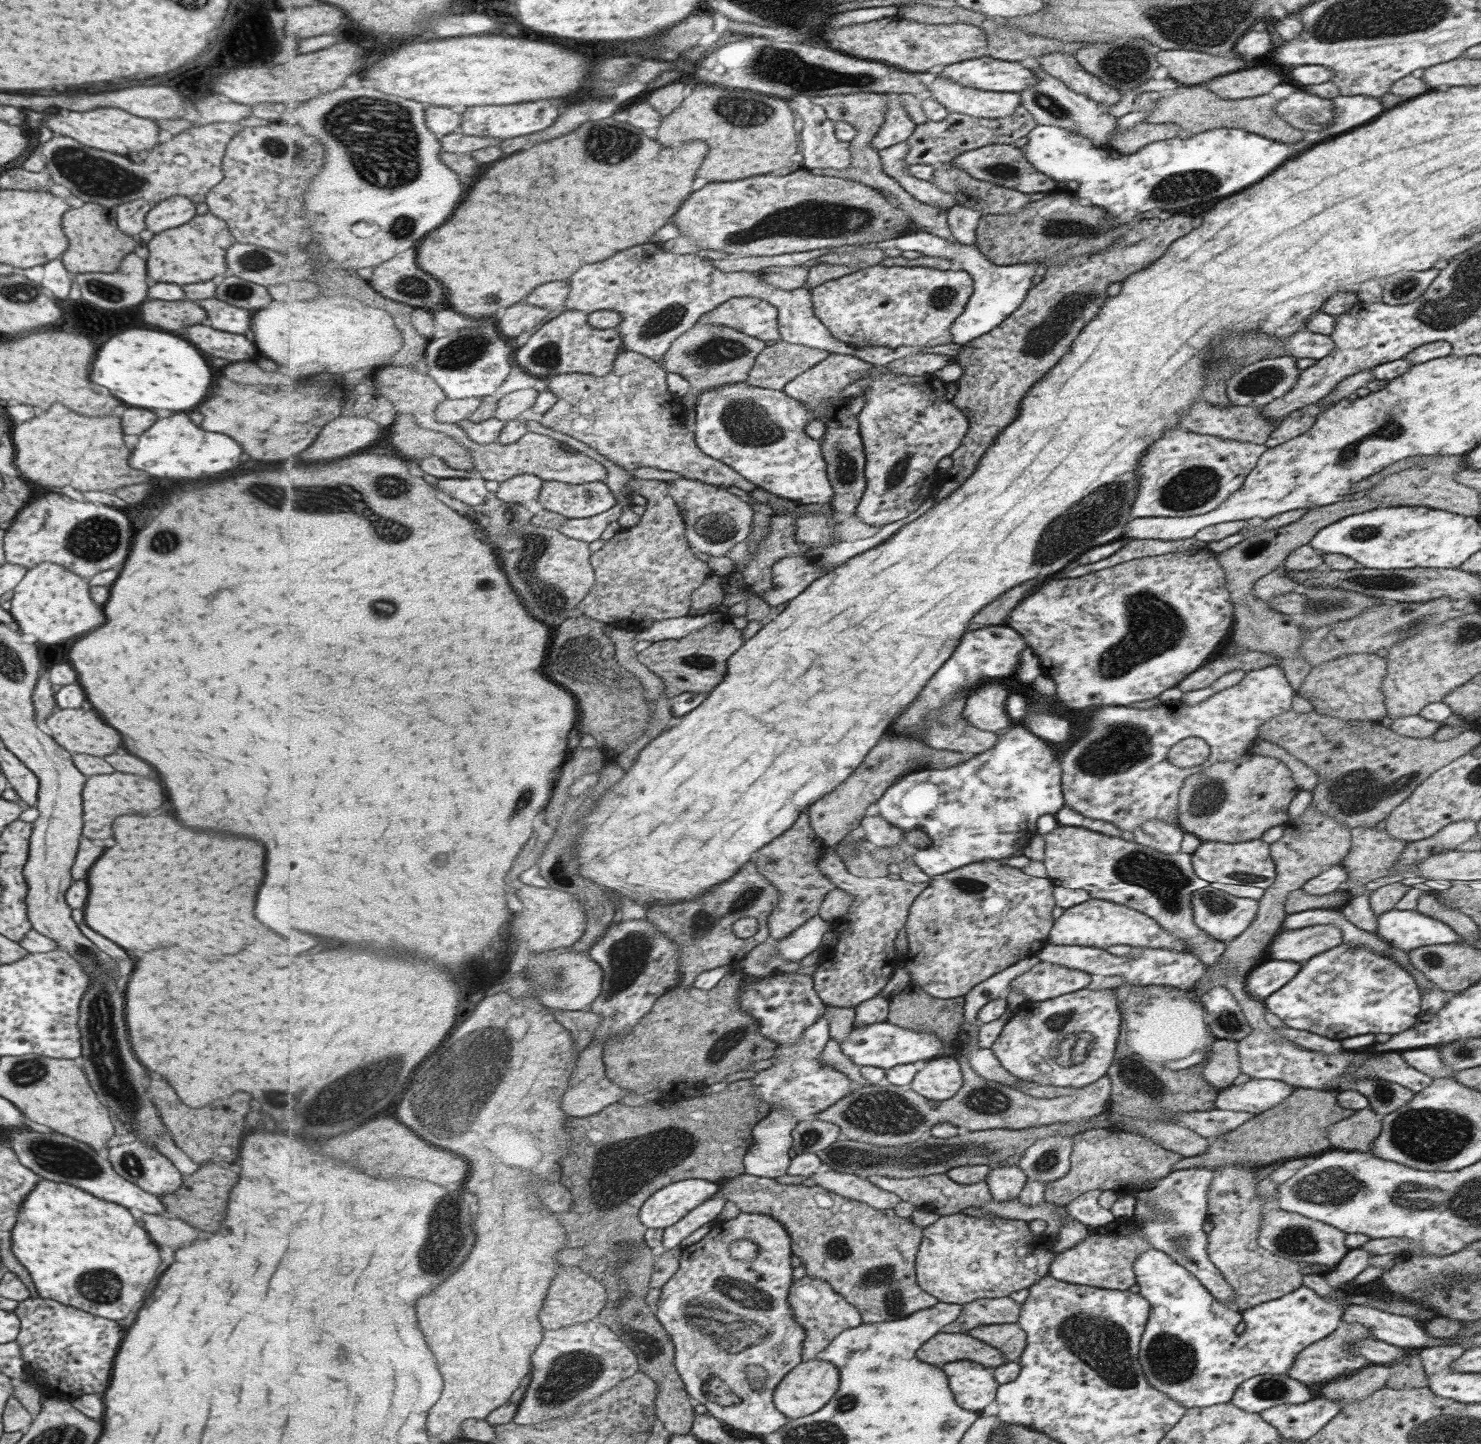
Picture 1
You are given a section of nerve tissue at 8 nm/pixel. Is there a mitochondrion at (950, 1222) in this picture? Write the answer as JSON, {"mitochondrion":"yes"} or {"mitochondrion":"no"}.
{"mitochondrion":"no"}

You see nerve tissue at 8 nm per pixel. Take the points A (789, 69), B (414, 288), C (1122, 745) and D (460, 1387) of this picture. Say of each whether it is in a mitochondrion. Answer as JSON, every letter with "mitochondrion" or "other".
{"A":"mitochondrion","B":"mitochondrion","C":"mitochondrion","D":"other"}

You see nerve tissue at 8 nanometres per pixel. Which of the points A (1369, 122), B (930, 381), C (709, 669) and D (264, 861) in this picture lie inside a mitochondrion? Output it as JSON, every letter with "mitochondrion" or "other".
{"A":"other","B":"other","C":"mitochondrion","D":"other"}

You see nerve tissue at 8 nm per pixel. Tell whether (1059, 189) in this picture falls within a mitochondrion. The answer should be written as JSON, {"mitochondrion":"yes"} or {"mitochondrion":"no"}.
{"mitochondrion":"no"}

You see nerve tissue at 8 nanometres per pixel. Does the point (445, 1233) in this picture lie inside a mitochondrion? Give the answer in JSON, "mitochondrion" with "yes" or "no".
{"mitochondrion":"yes"}

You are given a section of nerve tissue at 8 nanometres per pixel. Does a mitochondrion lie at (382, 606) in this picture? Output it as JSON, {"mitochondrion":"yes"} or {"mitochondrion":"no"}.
{"mitochondrion":"yes"}

